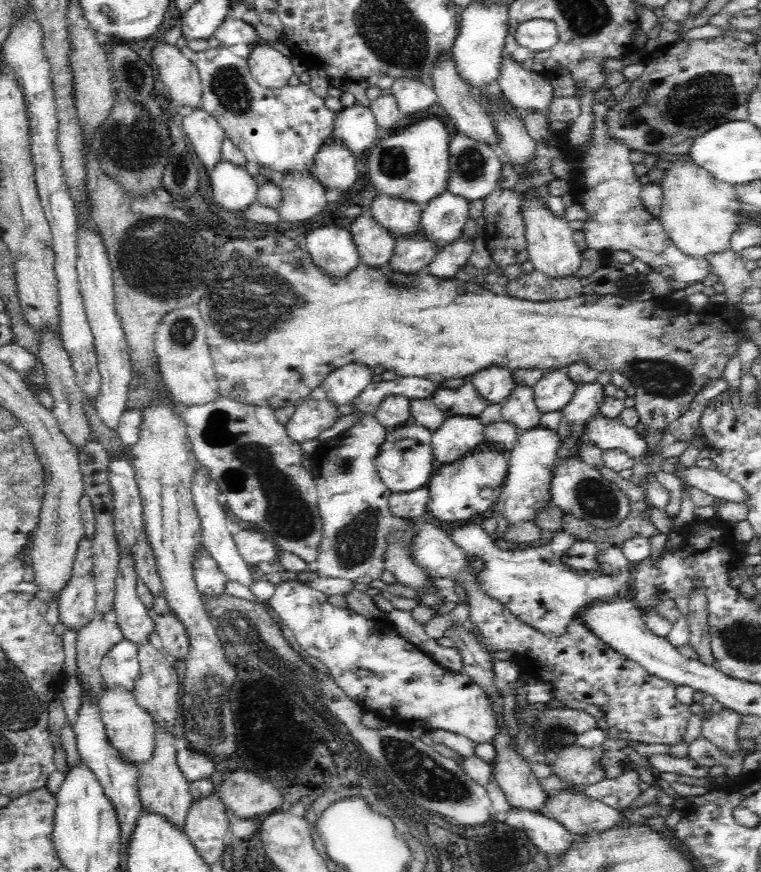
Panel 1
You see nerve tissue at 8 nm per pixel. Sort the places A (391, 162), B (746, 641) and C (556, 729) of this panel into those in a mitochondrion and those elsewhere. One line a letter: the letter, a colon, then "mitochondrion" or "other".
A: mitochondrion
B: mitochondrion
C: mitochondrion

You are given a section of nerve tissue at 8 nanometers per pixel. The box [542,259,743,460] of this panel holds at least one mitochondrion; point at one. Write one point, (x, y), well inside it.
(663, 378)

